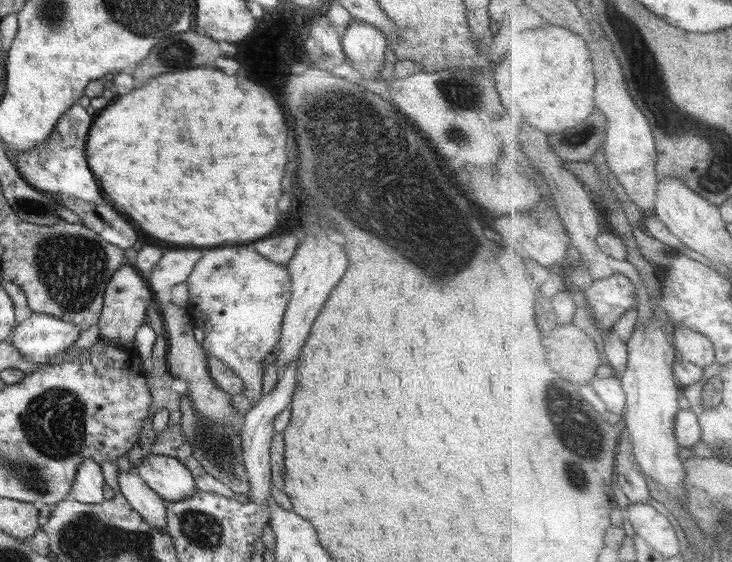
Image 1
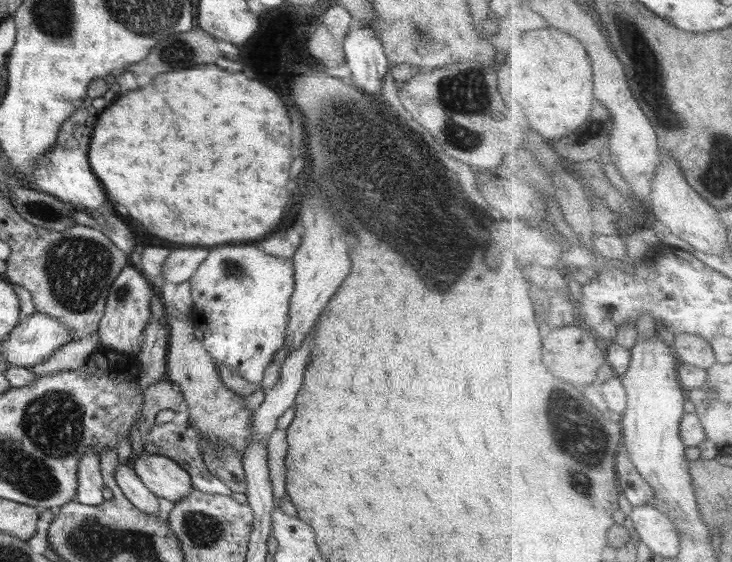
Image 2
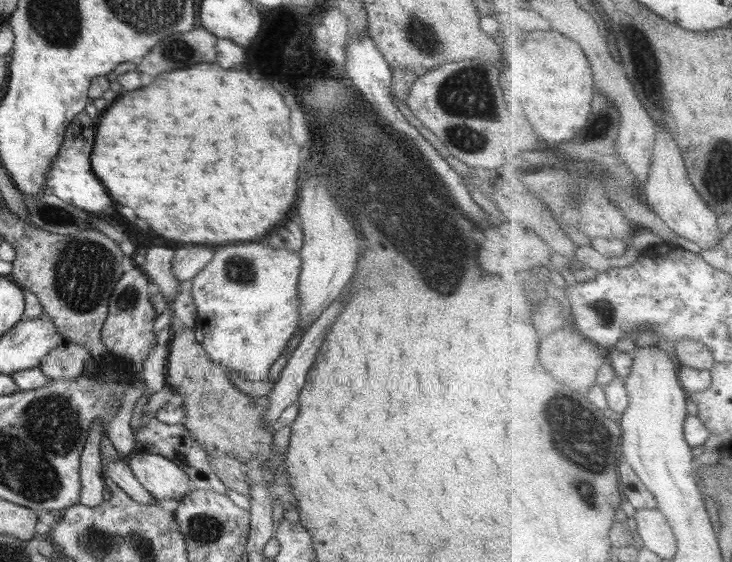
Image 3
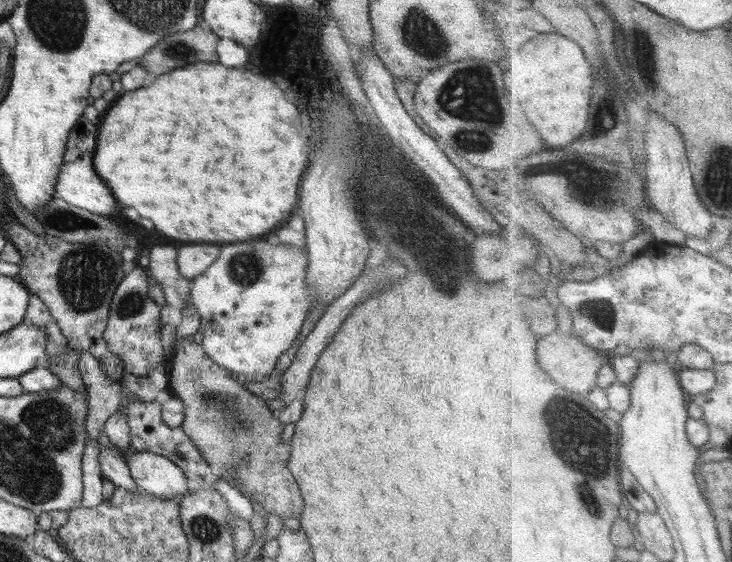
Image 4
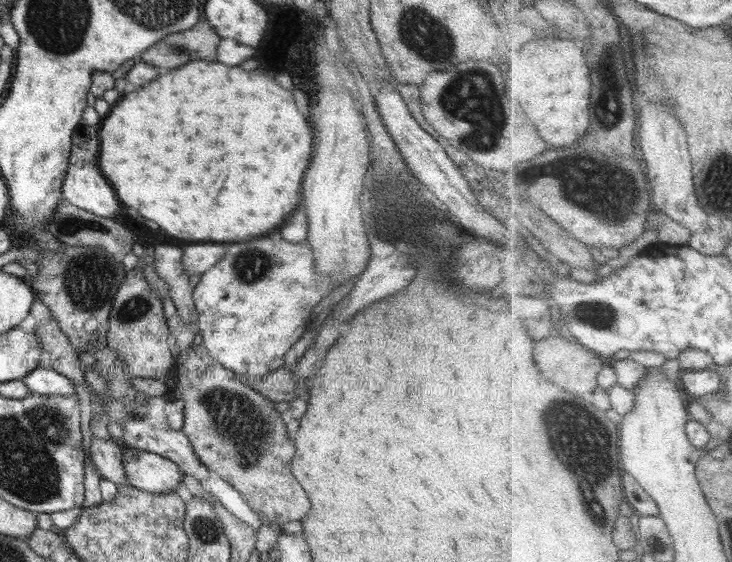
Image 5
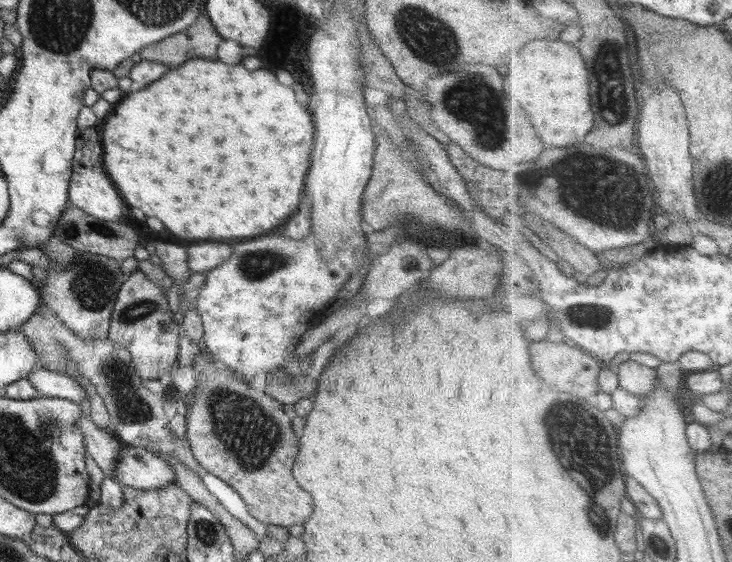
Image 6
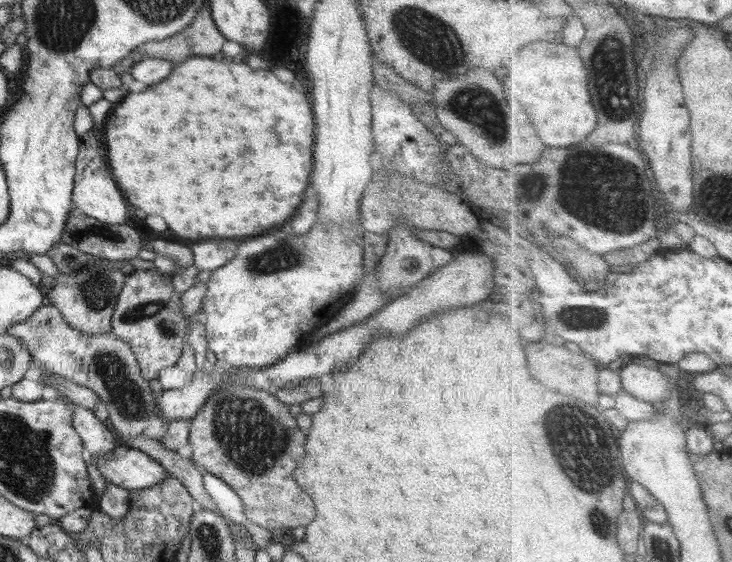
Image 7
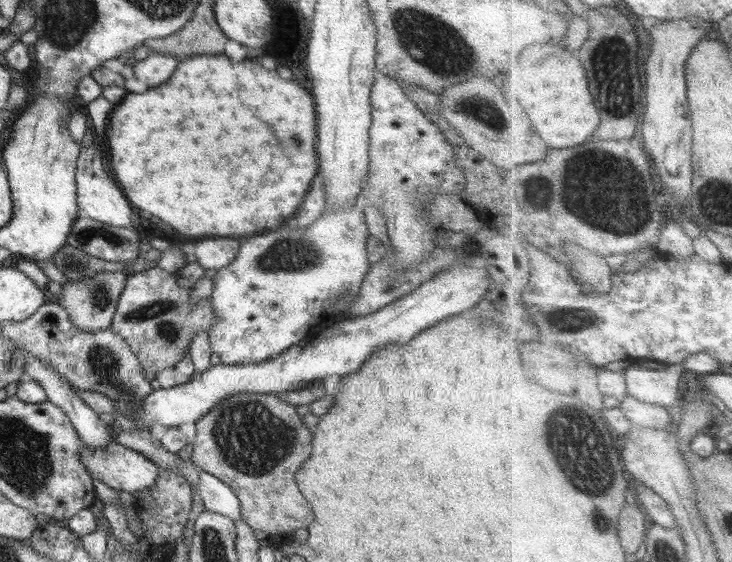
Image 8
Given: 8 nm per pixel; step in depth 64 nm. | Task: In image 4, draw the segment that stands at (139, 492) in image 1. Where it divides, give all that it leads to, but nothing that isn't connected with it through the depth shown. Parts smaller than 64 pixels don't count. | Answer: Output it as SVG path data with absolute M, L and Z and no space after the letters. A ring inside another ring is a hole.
M100 449L100 472L105 480L115 486L129 490L129 492L142 492L131 476L125 462L125 453L117 449Z

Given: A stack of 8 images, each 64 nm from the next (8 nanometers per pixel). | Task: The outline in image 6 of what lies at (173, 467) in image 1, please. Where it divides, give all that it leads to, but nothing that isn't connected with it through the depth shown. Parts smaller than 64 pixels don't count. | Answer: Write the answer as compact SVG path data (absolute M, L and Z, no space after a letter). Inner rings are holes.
M124 446L116 465L114 480L138 490L156 490L176 481L172 466L153 452L135 446Z

